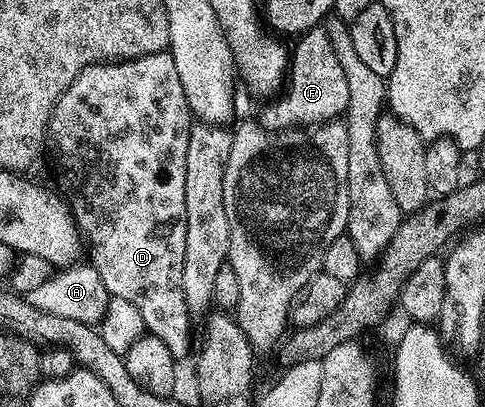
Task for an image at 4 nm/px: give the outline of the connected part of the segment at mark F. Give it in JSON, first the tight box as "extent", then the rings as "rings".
{"extent":[256,27,348,128],"rings":[[[325,27],[309,28],[297,37],[298,44],[288,56],[288,75],[280,94],[269,101],[270,104],[256,116],[258,123],[266,128],[300,128],[324,124],[327,120],[337,120],[348,106],[348,82],[340,67],[340,58],[332,50]]]}

